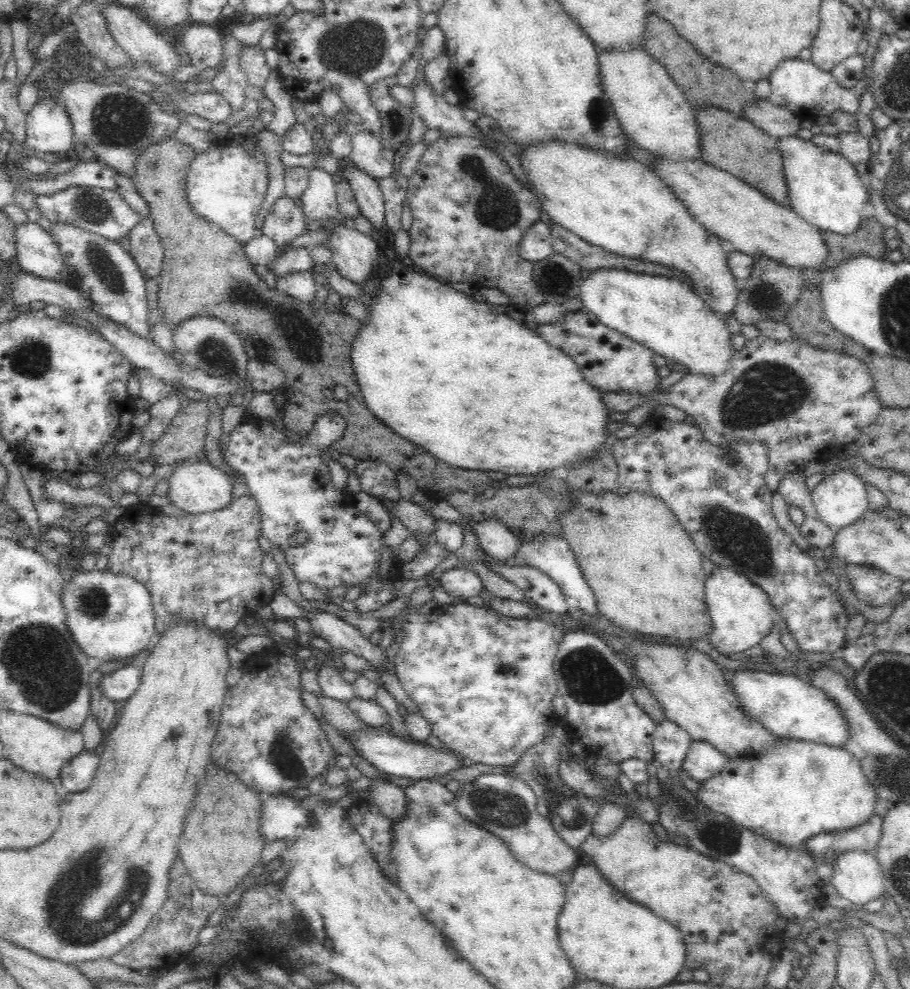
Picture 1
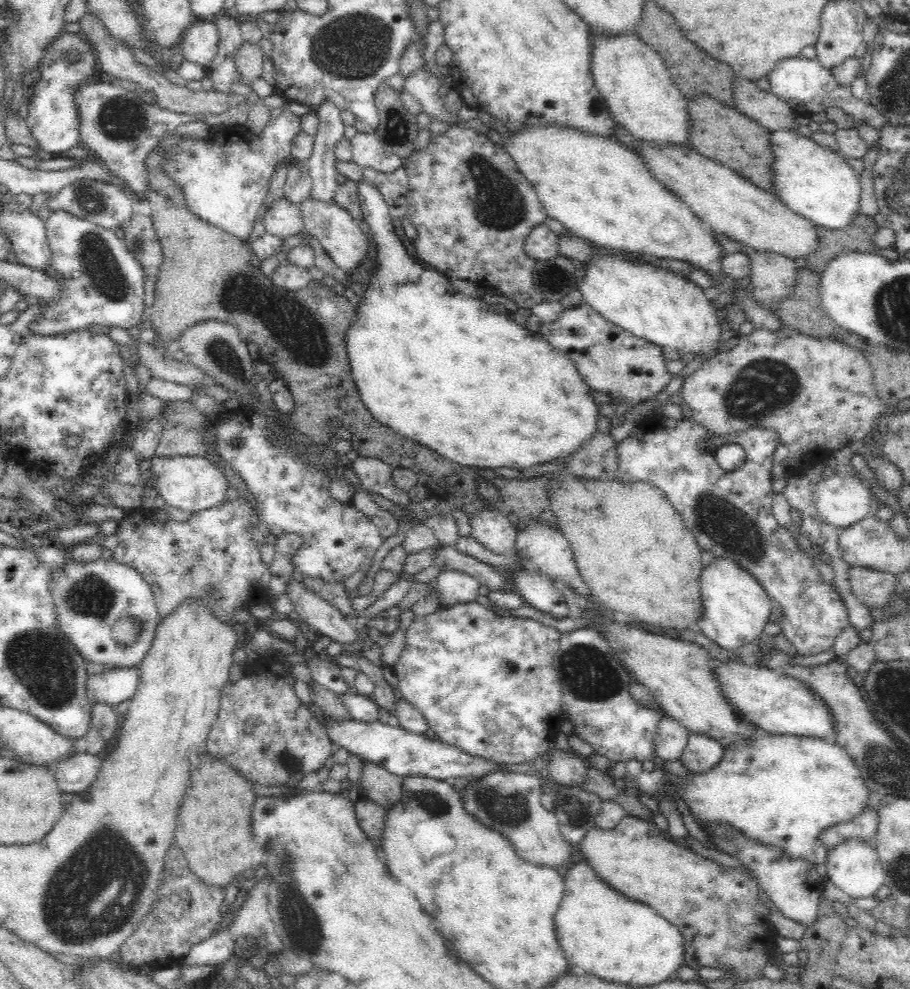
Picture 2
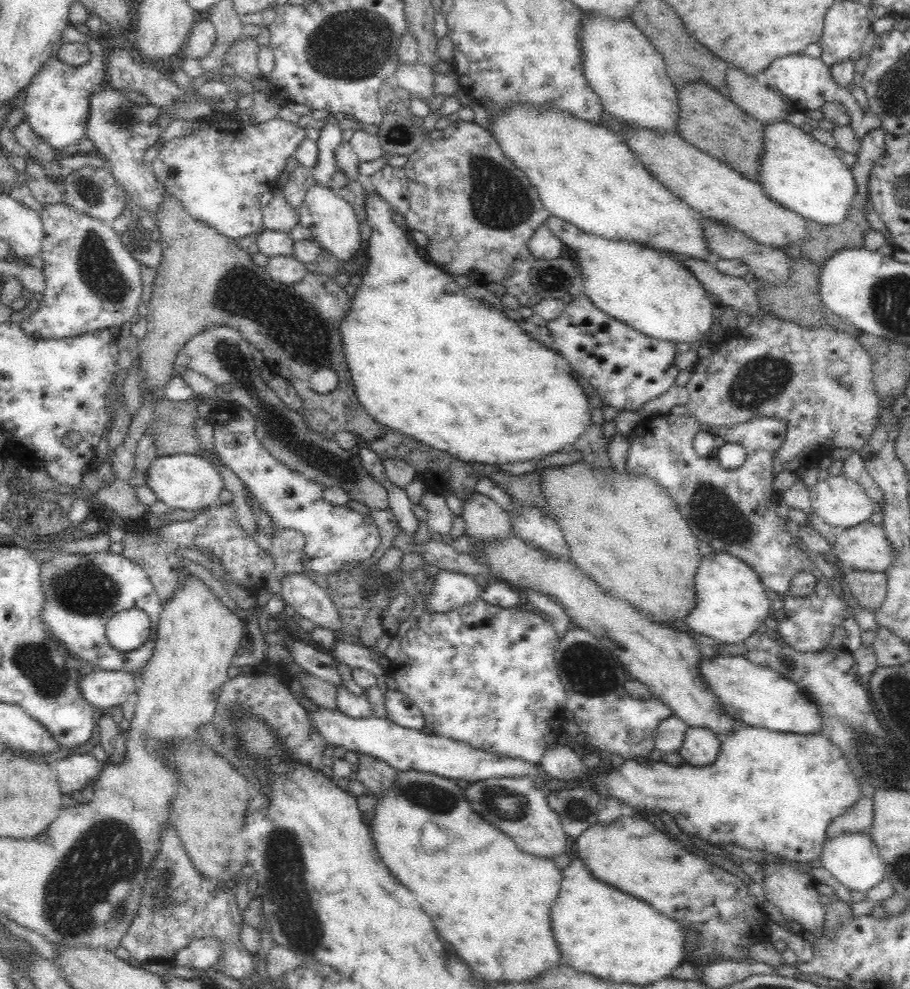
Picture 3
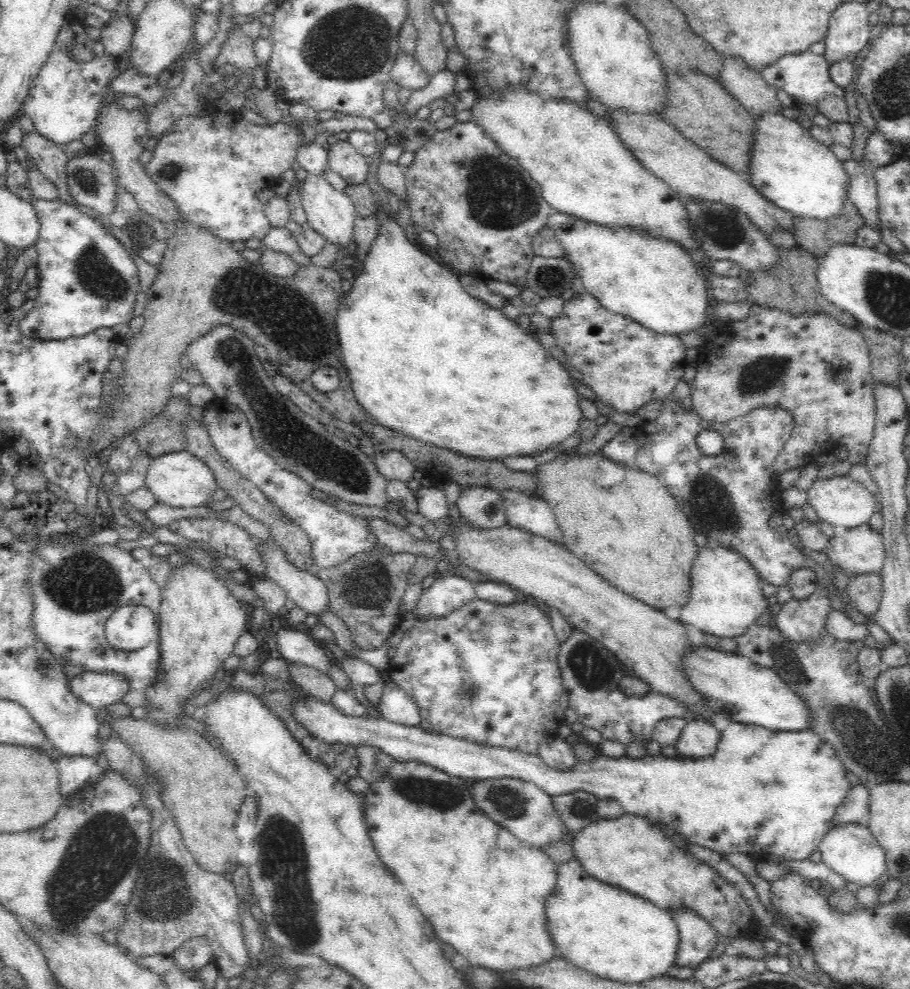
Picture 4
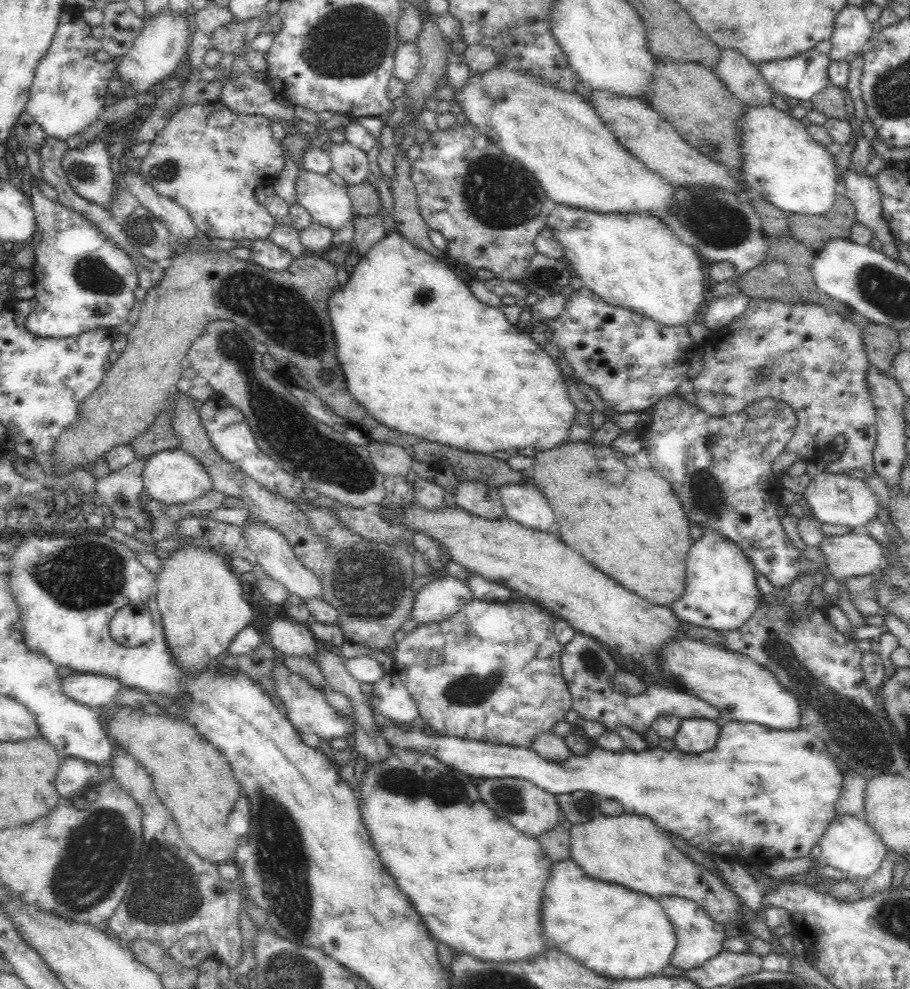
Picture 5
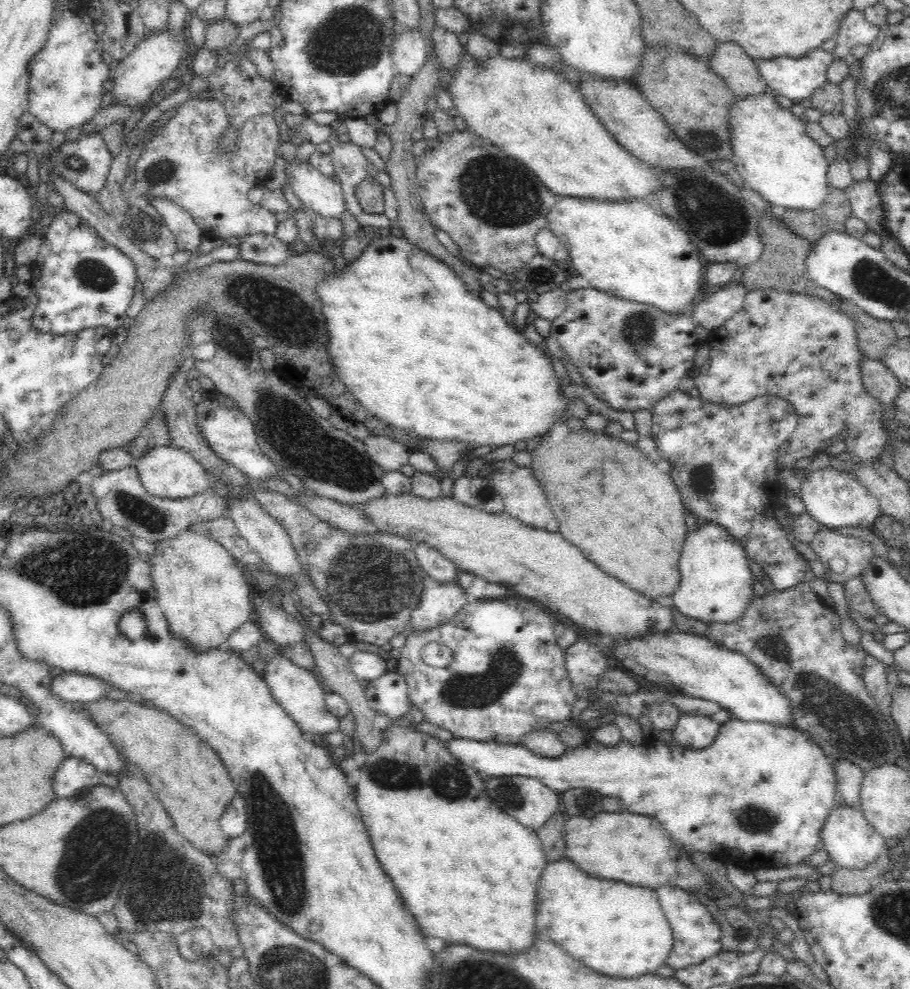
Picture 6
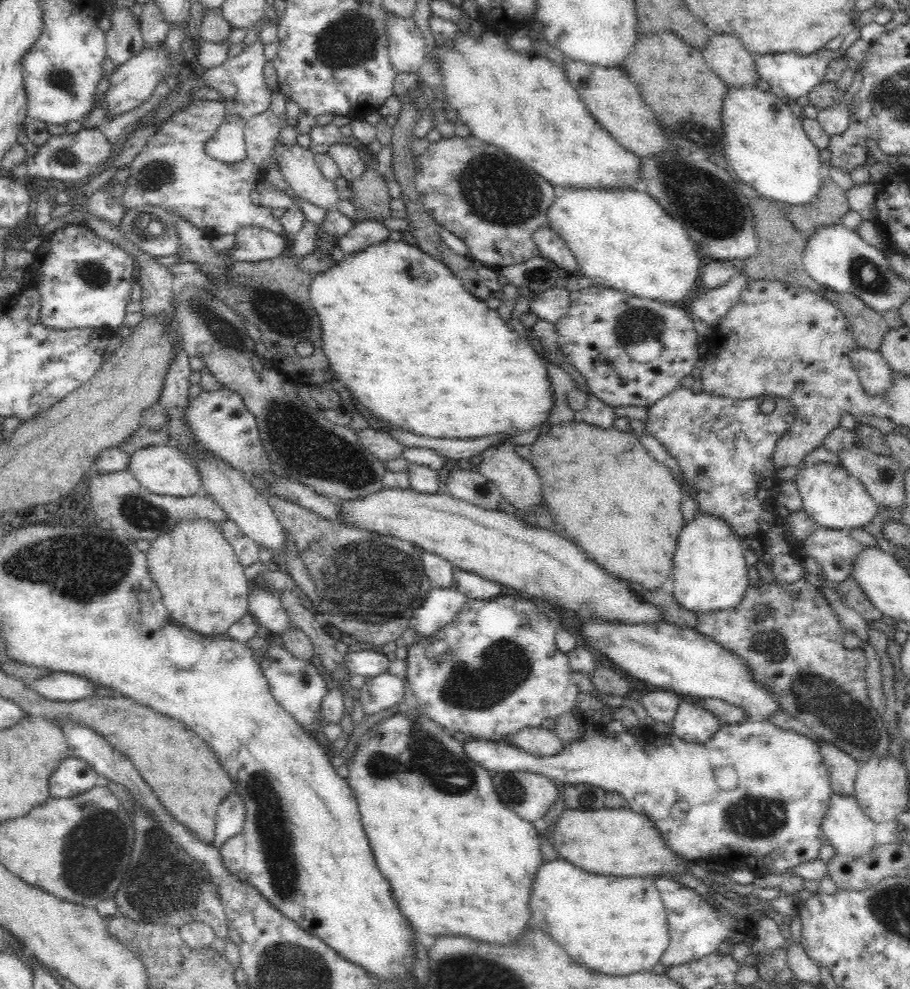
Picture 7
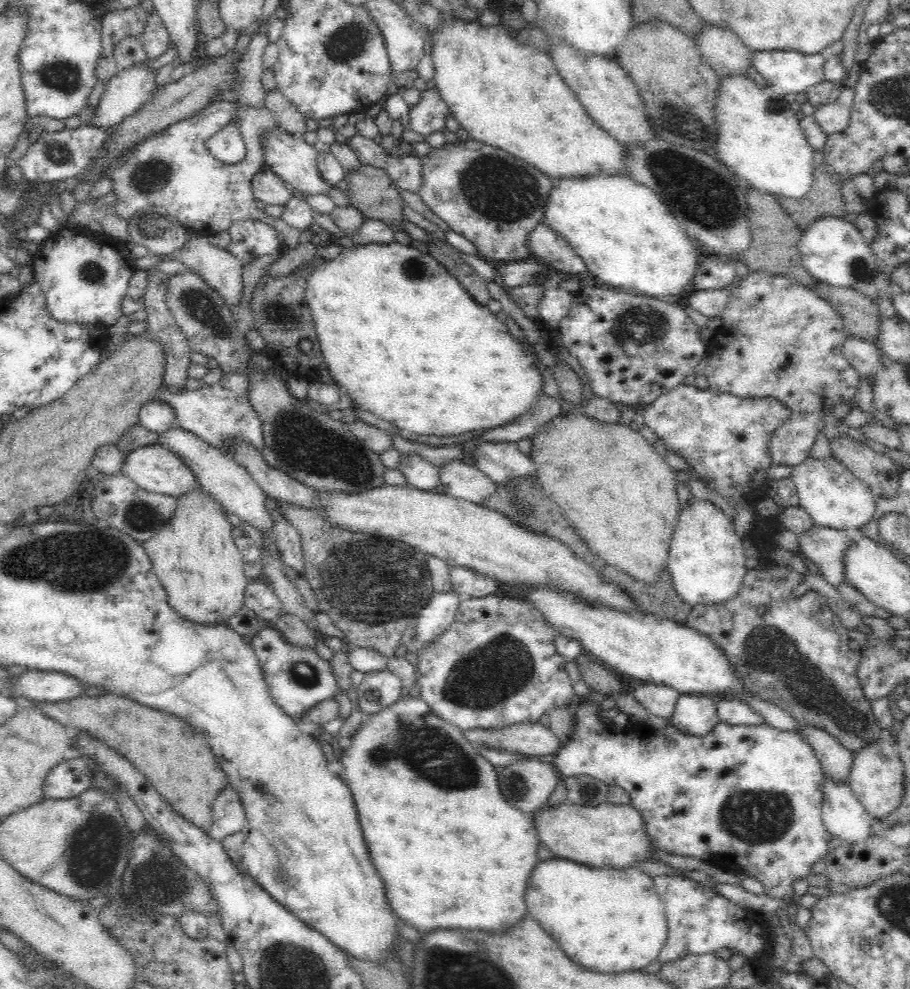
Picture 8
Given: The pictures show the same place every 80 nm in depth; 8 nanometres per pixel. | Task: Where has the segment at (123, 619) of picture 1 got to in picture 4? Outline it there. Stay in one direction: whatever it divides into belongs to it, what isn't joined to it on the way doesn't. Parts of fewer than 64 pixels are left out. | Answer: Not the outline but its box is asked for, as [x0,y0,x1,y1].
[29,544,162,686]

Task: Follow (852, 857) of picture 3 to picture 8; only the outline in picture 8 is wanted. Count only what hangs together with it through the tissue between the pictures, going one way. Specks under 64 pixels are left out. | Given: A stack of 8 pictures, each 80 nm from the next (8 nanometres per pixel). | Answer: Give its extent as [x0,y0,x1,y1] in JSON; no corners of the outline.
[821,779,874,844]

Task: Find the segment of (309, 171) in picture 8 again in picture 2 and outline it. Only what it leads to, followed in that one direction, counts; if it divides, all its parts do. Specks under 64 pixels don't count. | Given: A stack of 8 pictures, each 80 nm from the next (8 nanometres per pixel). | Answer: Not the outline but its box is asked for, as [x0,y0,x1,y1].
[299,197,368,277]

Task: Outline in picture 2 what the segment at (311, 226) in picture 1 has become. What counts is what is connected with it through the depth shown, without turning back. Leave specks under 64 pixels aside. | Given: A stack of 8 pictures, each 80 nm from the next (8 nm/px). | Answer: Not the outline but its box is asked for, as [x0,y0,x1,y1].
[306,102,344,203]

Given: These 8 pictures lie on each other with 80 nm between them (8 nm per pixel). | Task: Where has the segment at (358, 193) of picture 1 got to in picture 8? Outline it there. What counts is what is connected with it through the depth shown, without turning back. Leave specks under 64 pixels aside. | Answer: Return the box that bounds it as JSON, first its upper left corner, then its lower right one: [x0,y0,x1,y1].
[306,241,543,436]

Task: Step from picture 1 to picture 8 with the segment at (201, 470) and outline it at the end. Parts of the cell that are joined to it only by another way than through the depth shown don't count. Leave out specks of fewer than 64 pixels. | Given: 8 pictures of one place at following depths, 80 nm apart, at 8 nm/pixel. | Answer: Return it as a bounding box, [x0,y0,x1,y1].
[121,443,198,497]

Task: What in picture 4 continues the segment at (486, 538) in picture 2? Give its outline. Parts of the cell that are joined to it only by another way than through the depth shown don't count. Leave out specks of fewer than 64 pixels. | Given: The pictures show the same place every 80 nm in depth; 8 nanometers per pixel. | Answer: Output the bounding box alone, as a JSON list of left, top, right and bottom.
[457,485,508,529]

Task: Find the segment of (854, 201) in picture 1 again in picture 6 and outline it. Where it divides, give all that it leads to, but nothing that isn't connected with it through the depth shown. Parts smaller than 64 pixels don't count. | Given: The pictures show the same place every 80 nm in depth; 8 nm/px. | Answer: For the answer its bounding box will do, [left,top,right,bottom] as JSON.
[729,93,829,210]

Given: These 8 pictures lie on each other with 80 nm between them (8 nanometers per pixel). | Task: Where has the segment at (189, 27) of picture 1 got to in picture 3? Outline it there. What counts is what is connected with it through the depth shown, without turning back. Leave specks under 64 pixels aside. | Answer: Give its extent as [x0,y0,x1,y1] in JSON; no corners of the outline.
[182,15,217,60]

